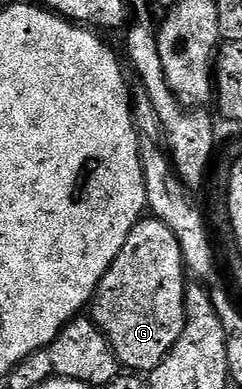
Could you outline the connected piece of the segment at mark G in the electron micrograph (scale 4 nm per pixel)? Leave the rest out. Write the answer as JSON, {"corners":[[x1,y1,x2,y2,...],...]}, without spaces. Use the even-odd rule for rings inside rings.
{"corners":[[141,217,96,285,90,303,90,317,112,345,121,367,151,372,168,354,184,327,185,285,184,257,174,232,159,218]]}

